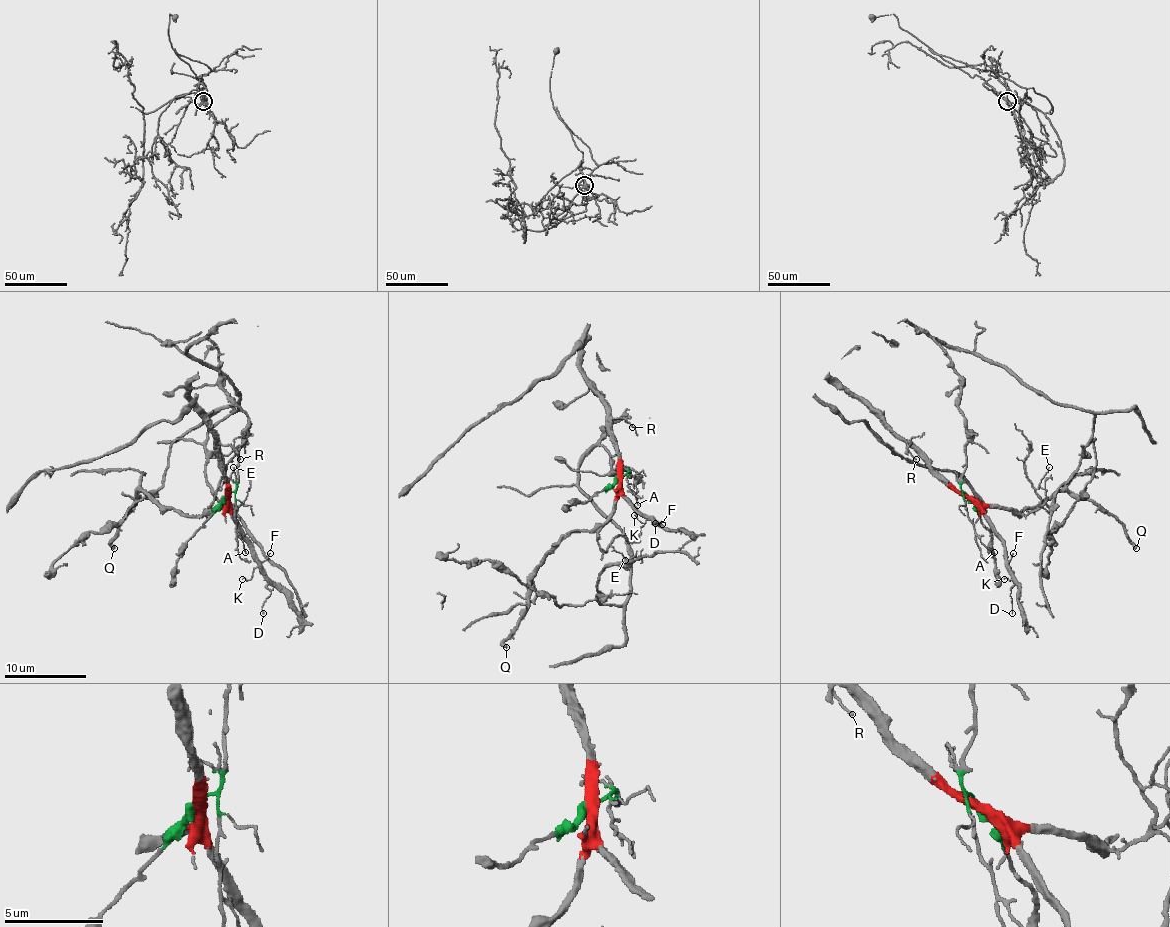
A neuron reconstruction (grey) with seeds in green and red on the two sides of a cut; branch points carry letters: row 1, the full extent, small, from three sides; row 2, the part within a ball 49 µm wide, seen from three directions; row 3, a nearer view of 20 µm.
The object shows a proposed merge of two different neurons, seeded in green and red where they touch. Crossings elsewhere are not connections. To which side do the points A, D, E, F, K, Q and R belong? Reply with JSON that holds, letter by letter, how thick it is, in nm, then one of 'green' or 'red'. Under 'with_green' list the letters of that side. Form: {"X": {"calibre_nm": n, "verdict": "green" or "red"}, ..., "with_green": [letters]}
{"A": {"calibre_nm": 110, "verdict": "green"}, "D": {"calibre_nm": 100, "verdict": "red"}, "E": {"calibre_nm": 80, "verdict": "red"}, "F": {"calibre_nm": 90, "verdict": "red"}, "K": {"calibre_nm": 90, "verdict": "red"}, "Q": {"calibre_nm": 340, "verdict": "red"}, "R": {"calibre_nm": 100, "verdict": "red"}, "with_green": ["A"]}

